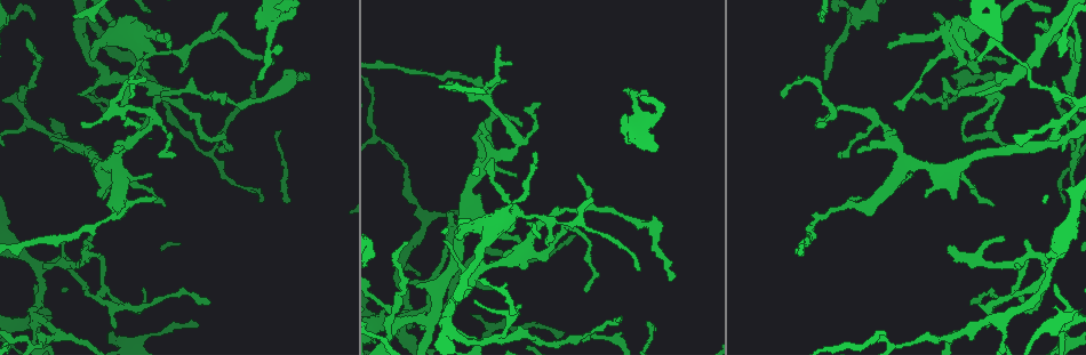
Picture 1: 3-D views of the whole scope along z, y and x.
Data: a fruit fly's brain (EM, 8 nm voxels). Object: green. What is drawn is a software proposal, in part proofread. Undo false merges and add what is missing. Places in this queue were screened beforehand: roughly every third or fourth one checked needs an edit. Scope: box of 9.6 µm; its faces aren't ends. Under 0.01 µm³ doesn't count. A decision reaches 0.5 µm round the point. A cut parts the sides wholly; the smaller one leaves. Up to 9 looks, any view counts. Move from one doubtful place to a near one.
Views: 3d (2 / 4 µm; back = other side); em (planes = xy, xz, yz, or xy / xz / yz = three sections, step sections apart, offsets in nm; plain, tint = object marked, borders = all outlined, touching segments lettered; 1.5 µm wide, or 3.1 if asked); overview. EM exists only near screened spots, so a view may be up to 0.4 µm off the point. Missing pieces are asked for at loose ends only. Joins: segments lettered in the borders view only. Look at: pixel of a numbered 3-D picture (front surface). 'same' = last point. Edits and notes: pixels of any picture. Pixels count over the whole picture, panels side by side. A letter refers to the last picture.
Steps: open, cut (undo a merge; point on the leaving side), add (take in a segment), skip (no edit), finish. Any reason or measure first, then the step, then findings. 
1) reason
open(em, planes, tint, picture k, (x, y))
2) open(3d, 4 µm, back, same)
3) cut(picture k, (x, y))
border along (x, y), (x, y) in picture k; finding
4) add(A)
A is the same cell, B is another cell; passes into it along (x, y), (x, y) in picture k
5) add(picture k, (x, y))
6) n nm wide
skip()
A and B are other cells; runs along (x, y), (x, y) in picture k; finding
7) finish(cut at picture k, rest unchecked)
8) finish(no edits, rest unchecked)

branch stops here
open(3d, 4 µm, picture 1, (535, 152))

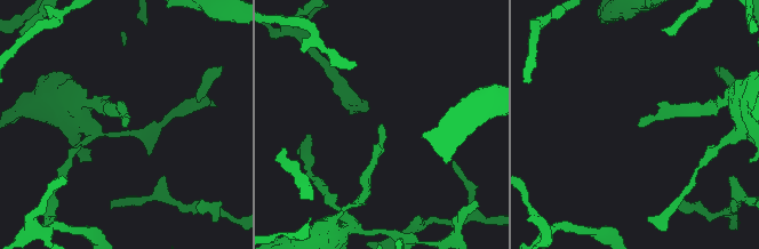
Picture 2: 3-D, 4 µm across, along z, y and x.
open(em, planes, borders, picture 2, (640, 127))

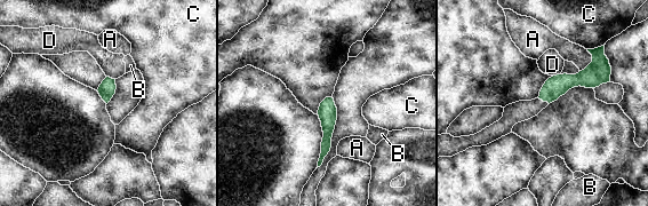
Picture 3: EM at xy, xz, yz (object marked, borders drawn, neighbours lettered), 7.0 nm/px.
skip()
A, B, C and D are other cells; runs along (605, 65), (542, 96) in picture 3; no lettered segment goes on from it

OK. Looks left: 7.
open(3d, 4 µm, picture 1, (1036, 26))

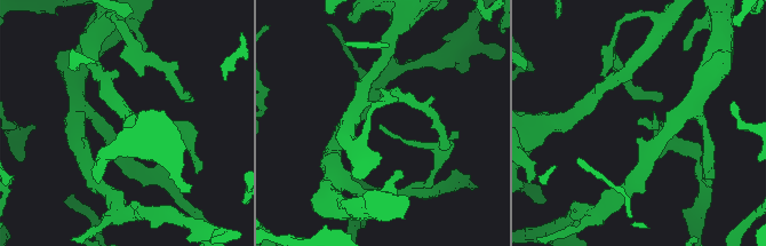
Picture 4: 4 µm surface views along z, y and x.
shape alone is not enough
open(em, xz, step 8, tint, picture 4, (637, 123))

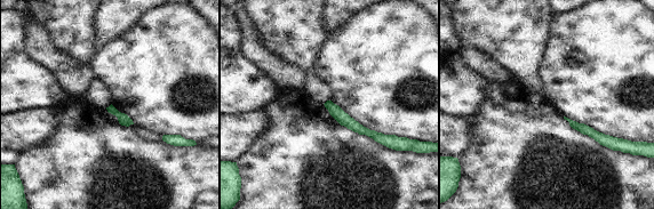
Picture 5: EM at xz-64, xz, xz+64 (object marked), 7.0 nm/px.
what lies round it
open(em, xz, step 8, borders, same)

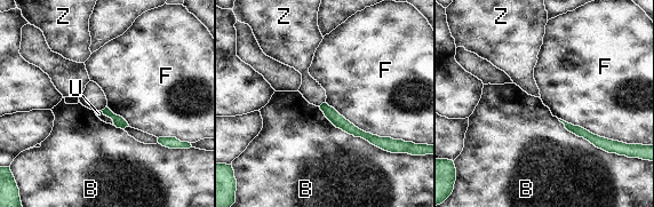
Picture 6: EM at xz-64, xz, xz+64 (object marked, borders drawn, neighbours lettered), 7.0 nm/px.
skip()
B, F, U and Z are other cells; border along (326, 102), (359, 128), (396, 140) in picture 6; no lettered segment goes on from it

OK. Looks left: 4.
branch stops here
open(3d, 4 µm, picture 1, (1054, 283))

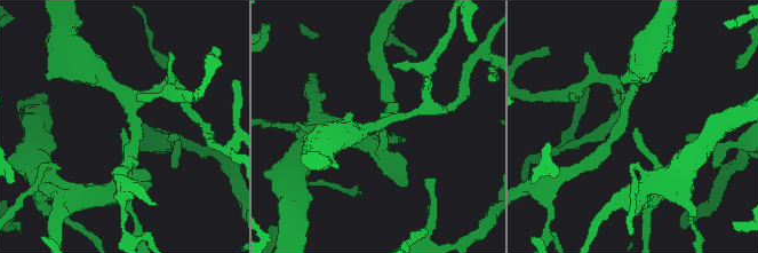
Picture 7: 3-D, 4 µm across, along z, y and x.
open(em, xy, step 4, borders, picture 7, (123, 127))

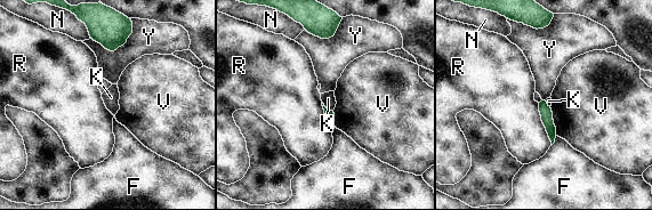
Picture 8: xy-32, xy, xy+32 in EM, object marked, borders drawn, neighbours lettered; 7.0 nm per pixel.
open(em, planes, borders, same)

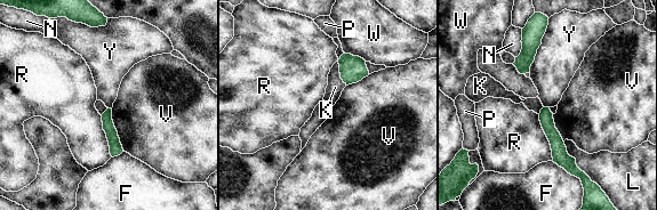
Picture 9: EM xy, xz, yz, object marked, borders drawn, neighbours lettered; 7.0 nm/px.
skip()
F, K, L, N, P, R, V, W and Y are other cells; none of them fits

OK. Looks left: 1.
finish(no edits, rest unchecked)

